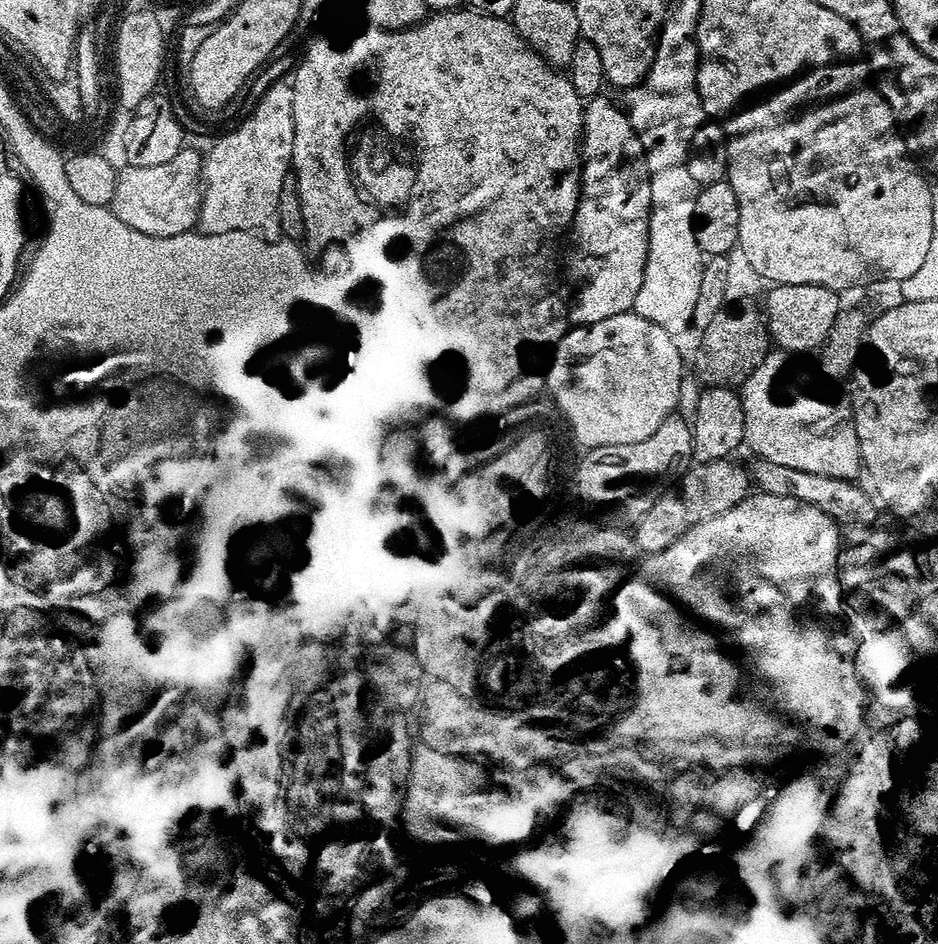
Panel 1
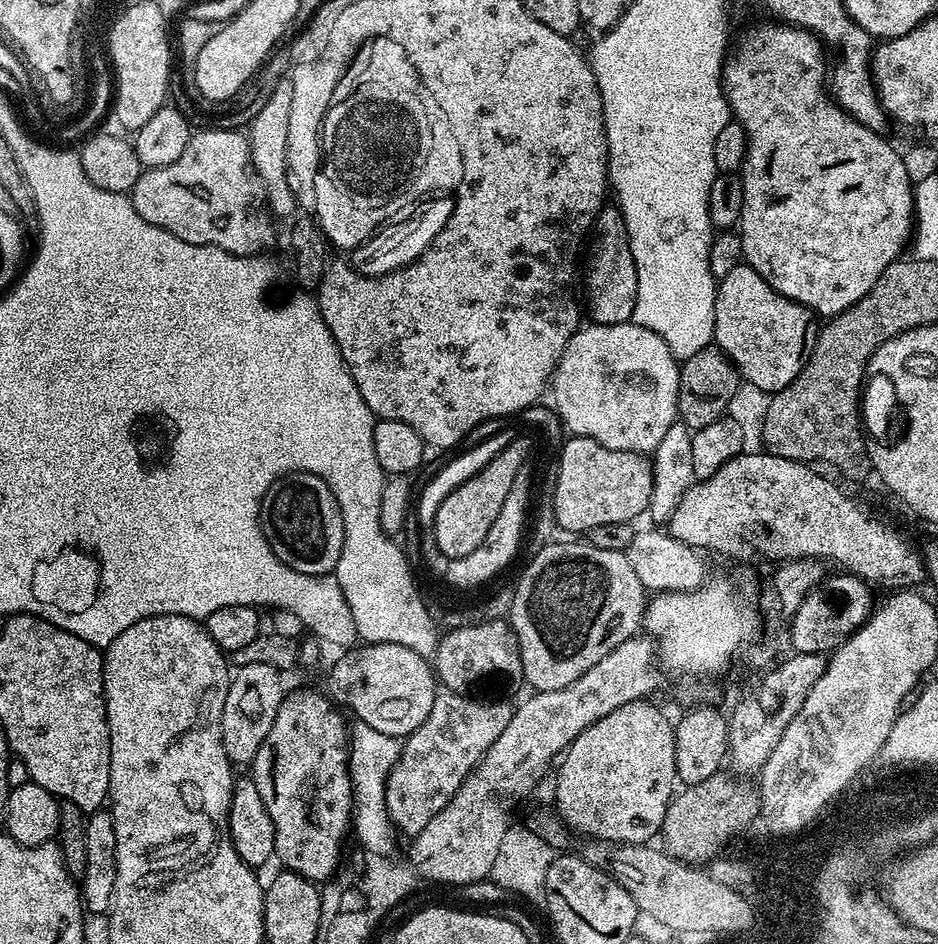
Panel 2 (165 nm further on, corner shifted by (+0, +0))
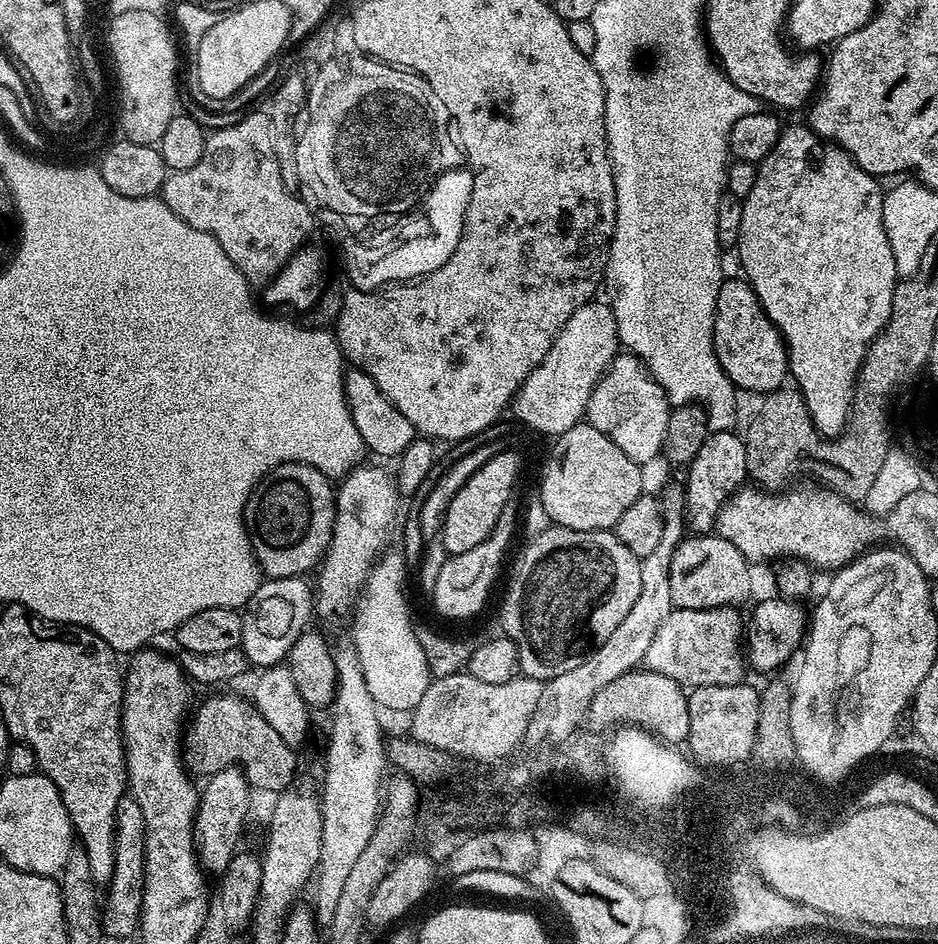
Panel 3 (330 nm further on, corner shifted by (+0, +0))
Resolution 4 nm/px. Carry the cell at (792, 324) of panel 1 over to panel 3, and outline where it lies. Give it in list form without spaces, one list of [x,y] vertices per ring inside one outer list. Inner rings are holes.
[[[743,278],[721,279],[714,314],[712,348],[725,374],[737,389],[767,394],[785,387],[789,379],[788,346],[774,322],[764,313],[755,290]]]

